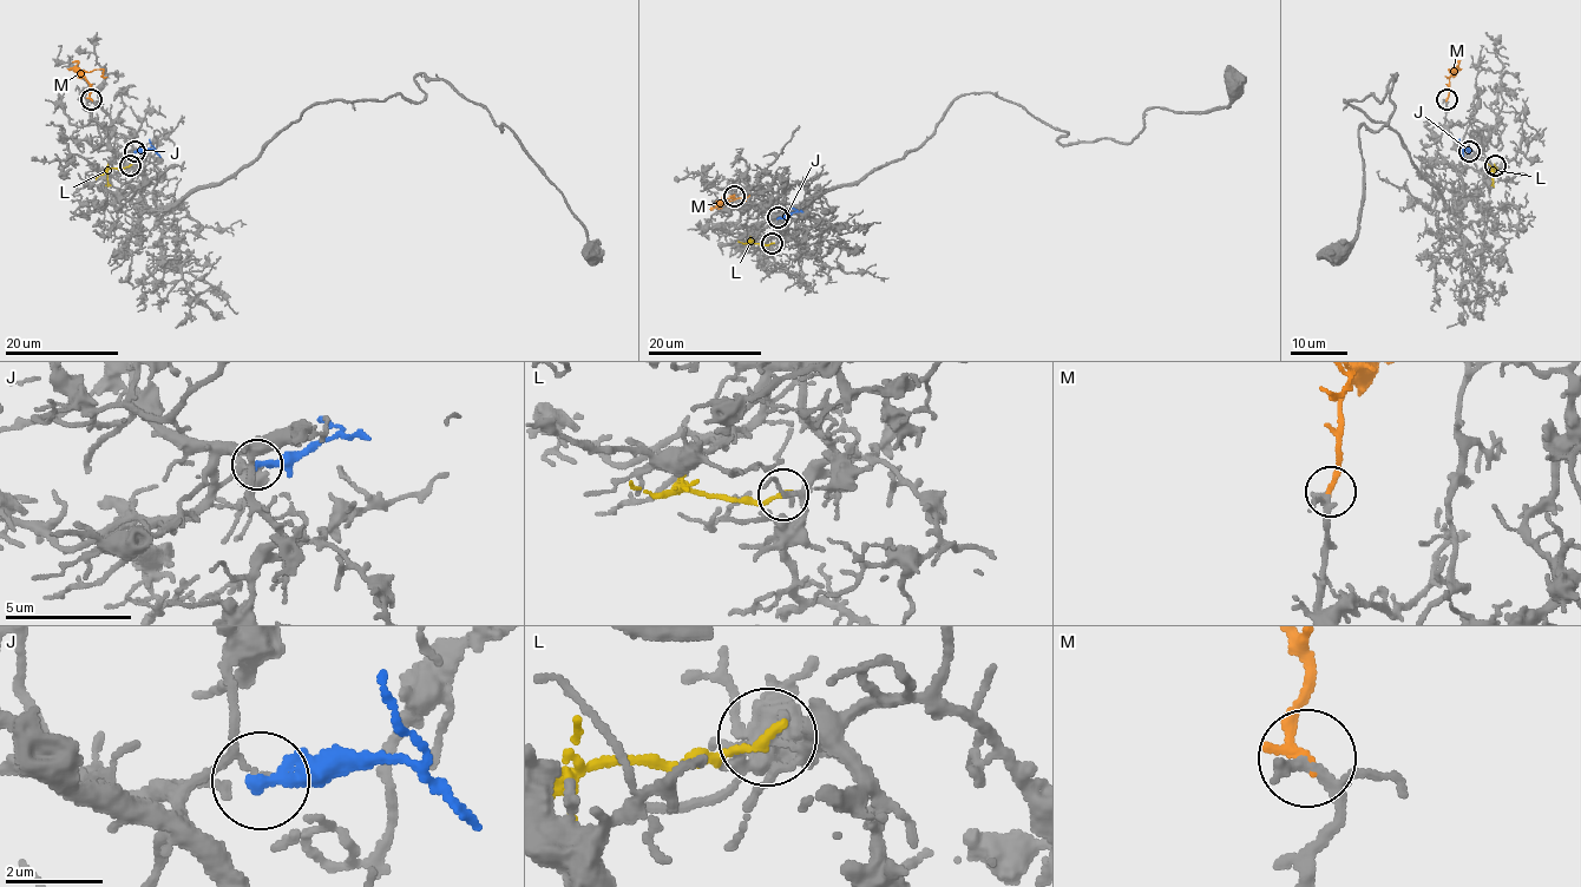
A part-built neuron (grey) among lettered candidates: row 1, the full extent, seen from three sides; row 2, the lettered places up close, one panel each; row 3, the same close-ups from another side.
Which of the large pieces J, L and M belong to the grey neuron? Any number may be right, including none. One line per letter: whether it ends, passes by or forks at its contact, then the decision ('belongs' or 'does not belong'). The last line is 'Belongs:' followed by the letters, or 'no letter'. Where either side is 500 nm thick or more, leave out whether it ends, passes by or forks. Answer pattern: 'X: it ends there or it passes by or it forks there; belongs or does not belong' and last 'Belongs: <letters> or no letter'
J: it ends there; does not belong
L: it ends there; does not belong
M: it ends there; belongs
Belongs: M

